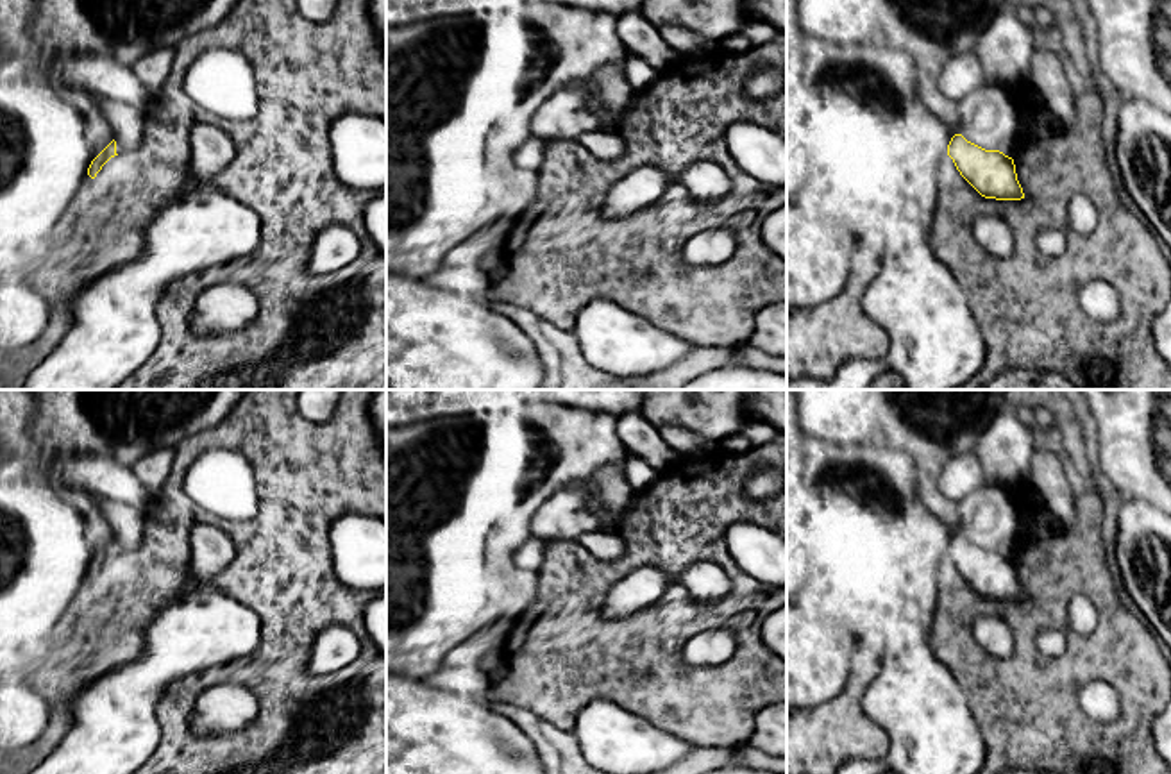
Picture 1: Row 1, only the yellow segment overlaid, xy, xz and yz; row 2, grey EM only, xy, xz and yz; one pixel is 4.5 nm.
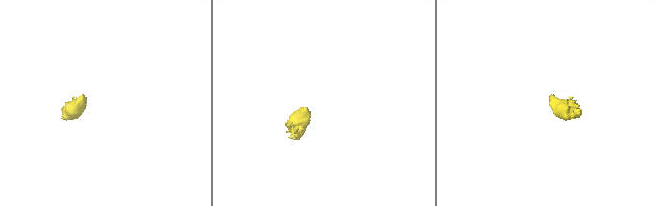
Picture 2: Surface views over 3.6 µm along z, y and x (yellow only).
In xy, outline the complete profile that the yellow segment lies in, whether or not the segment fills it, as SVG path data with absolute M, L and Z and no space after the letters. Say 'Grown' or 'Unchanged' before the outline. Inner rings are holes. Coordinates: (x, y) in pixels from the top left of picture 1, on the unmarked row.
Grown. M97 497L97 502L111 524L114 540L91 561L88 568L88 576L91 579L97 577L97 574L111 558L136 549L143 538L145 529L143 513L136 508L104 497Z

